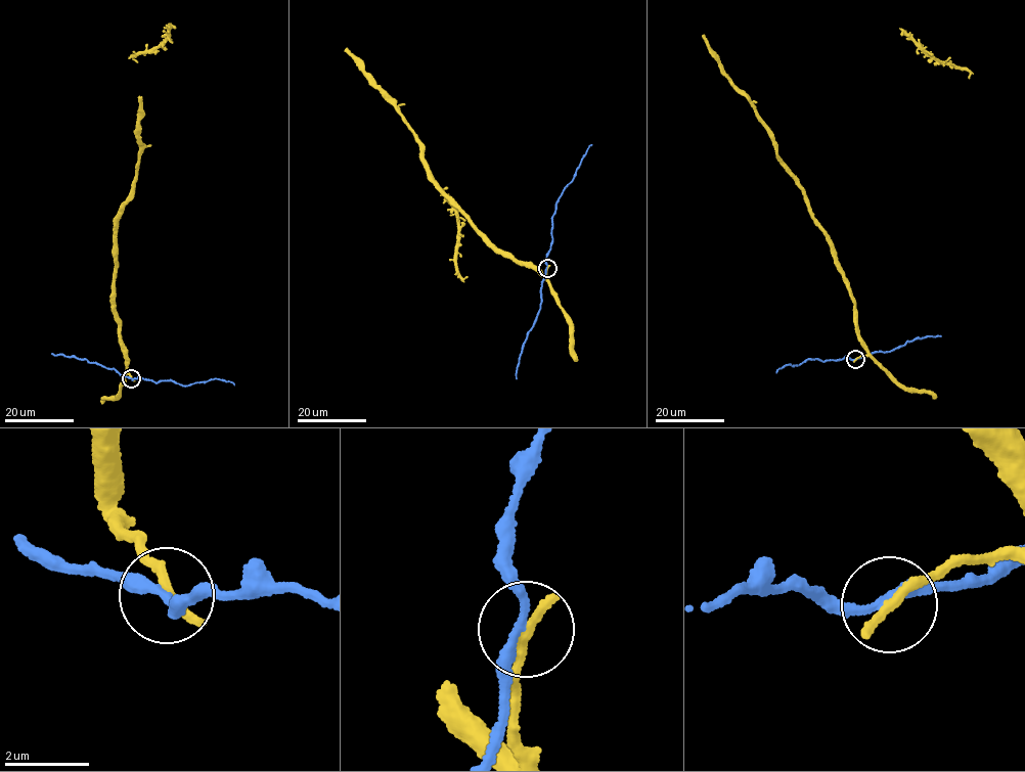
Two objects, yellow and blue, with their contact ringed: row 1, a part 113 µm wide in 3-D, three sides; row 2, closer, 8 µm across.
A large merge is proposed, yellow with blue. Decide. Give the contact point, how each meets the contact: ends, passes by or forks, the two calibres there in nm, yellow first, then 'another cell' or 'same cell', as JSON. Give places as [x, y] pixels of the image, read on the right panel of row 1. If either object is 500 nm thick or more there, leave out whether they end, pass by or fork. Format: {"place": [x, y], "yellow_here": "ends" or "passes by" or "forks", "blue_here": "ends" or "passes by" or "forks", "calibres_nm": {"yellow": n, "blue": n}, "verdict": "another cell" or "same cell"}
{"place": [855, 359], "yellow_here": "ends", "blue_here": "passes by", "calibres_nm": {"yellow": 300, "blue": 220}, "verdict": "another cell"}

